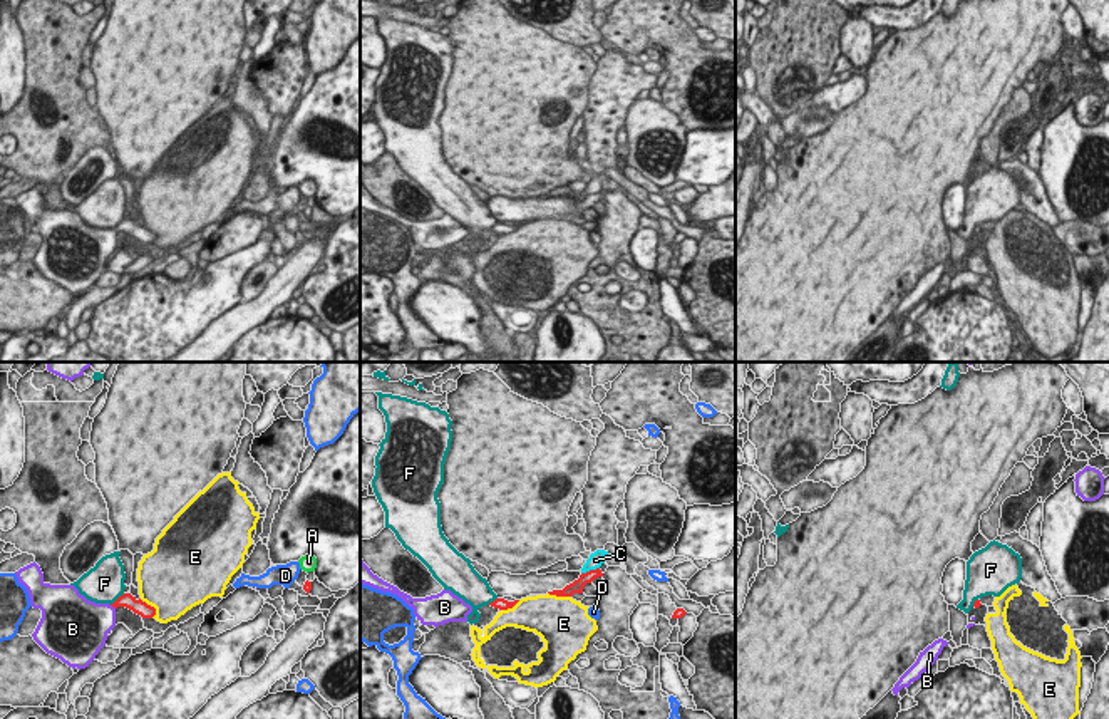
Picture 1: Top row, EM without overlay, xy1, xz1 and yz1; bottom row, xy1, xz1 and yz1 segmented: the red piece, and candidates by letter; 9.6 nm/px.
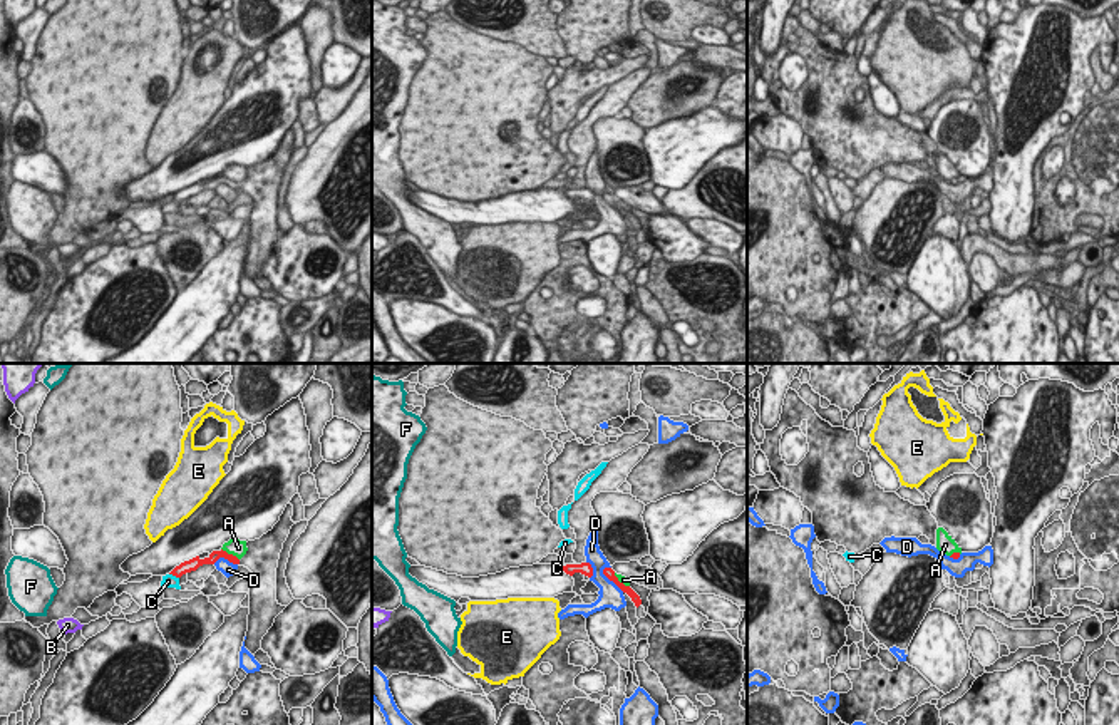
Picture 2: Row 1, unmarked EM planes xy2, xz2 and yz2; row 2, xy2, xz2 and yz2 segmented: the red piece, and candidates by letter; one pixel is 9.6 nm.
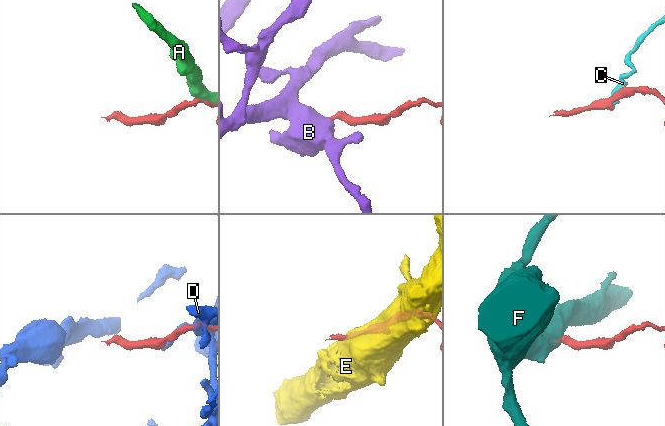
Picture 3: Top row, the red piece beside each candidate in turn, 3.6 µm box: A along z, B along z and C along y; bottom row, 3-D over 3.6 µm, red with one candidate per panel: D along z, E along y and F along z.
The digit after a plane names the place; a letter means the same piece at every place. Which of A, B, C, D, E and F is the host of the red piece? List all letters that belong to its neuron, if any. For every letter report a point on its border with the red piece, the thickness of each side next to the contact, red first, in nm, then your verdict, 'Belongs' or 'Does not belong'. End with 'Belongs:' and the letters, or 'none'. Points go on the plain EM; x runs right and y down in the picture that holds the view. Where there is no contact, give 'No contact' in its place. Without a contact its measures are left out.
A: Touches red at xy2 (230, 179). Thickness 90 nm (red) against 160 nm. Does not belong
B: Touches red at xy1 (113, 230). Thickness 140 nm (red) against 360 nm. Belongs
C: Touches red at xz1 (590, 195). Thickness 130 nm (red) against 140 nm. Does not belong
D: Touches red at xz2 (610, 205). Thickness 90 nm (red) against 220 nm. Does not belong
E: Touches red at xy1 (149, 230). Thickness 140 nm (red) against 480 nm. Does not belong
F: Touches red at xy1 (118, 223). Thickness 140 nm (red) against 380 nm. Does not belong
Belongs: B

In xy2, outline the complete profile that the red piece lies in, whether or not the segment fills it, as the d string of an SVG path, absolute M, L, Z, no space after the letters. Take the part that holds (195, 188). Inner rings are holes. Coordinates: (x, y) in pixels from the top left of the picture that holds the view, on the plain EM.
M213 176L208 183L201 184L199 181L181 188L176 191L169 199L181 203L186 198L196 196L203 189L214 189L219 183L228 184L233 189L240 189L240 184L233 179L228 179L226 176Z

